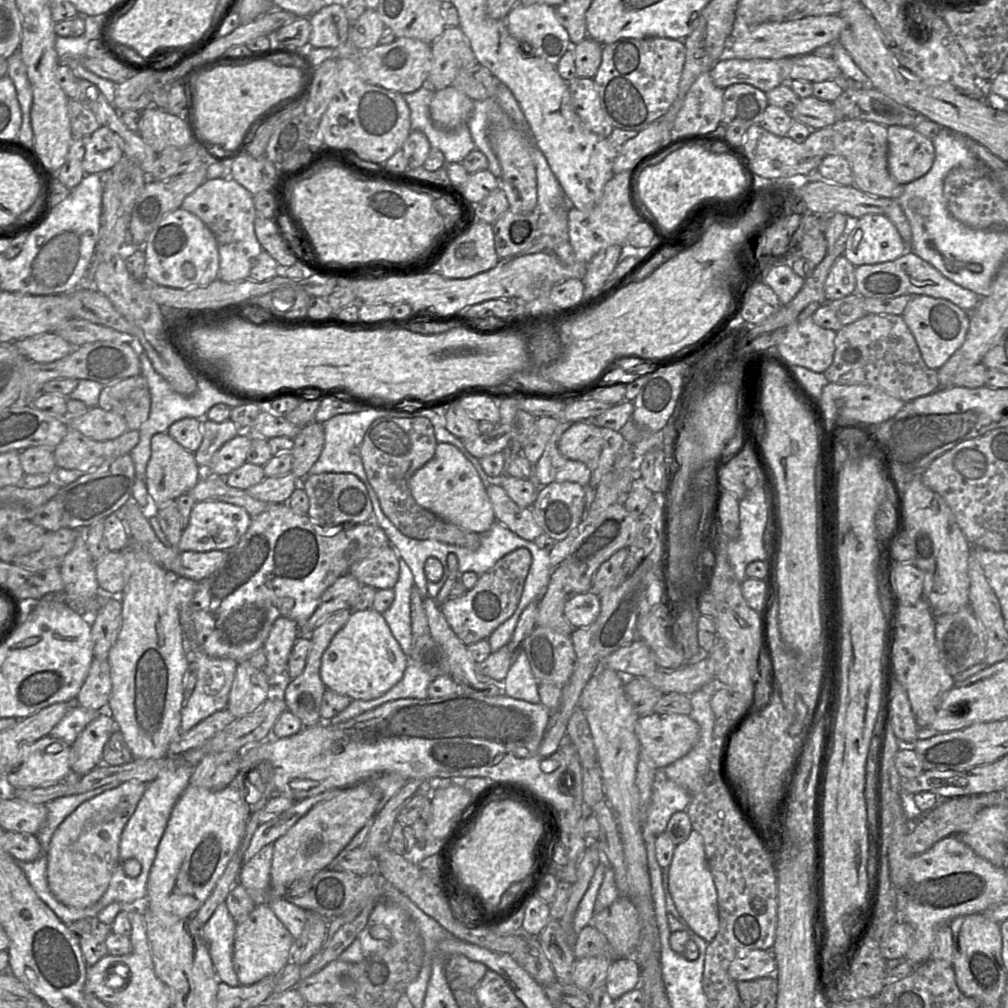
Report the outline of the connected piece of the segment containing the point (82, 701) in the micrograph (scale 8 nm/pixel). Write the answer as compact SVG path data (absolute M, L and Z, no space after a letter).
M94 658L87 677L76 697L75 704L82 708L100 710L108 706L112 682L108 658Z

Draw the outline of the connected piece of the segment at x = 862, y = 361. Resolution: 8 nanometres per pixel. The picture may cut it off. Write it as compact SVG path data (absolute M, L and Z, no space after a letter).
M866 314L837 331L833 361L823 374L829 382L871 385L903 402L939 388L937 370L927 367L903 317L893 314Z

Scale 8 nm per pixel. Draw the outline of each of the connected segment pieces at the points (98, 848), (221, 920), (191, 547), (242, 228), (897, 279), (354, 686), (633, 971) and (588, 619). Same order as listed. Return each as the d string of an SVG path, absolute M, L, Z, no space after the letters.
M122 782L80 804L53 833L47 852L47 882L62 904L84 909L105 893L119 863L122 831L143 796L147 783Z
M218 905L201 929L204 940L219 981L229 986L240 985L233 967L233 949L236 922L227 905Z
M222 501L197 502L192 508L188 526L182 532L176 549L180 552L208 552L212 550L229 550L235 546L248 530L251 516L242 507Z
M231 177L207 179L183 200L181 208L199 217L213 233L219 254L218 279L223 282L247 279L255 258L263 250L254 232L257 212L253 195Z
M908 248L904 255L893 261L856 266L855 280L854 293L863 298L891 299L901 295L926 295L946 299L965 311L973 311L980 301L978 294L949 280Z
M369 608L353 611L322 655L320 677L328 690L351 700L373 700L403 677L409 657L394 638L382 614Z
M633 957L613 961L607 979L606 990L615 1001L639 986L639 966Z
M593 591L574 595L564 607L564 616L573 628L587 627L598 617L599 596Z

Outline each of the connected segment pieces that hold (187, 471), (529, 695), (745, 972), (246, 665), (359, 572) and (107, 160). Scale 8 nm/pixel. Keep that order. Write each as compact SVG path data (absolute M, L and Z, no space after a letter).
M167 432L155 434L151 439L151 457L146 468L146 486L151 508L158 509L189 492L204 472L197 464L194 453L181 446Z
M523 647L515 653L515 659L501 683L503 694L529 703L540 703L538 681L533 675Z
M752 950L744 957L738 957L729 966L728 974L736 982L749 981L762 977L774 976L777 970L776 961L771 950Z
M249 659L237 664L227 709L235 718L258 710L269 698L269 678L264 669L253 667Z
M390 544L373 549L366 558L353 563L348 574L361 585L375 589L393 589L399 578L399 555Z
M100 126L99 129L82 140L85 148L83 159L85 174L107 172L124 155L119 145L119 137L106 126Z

